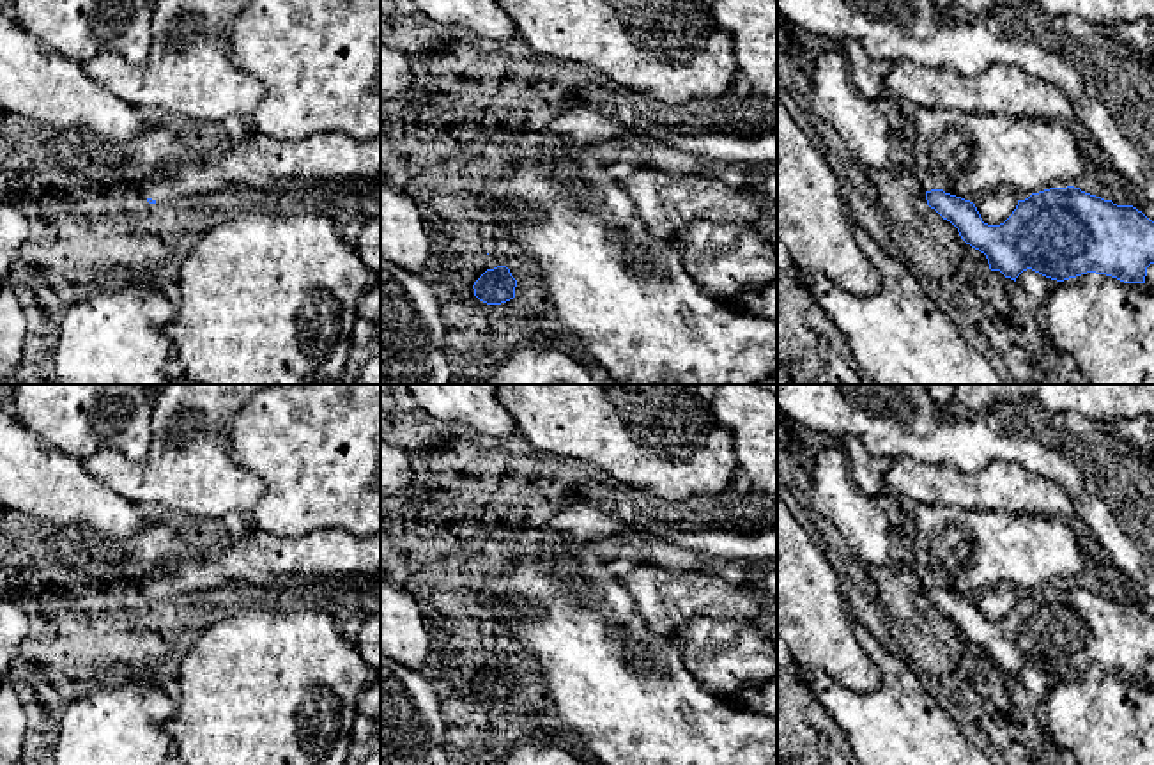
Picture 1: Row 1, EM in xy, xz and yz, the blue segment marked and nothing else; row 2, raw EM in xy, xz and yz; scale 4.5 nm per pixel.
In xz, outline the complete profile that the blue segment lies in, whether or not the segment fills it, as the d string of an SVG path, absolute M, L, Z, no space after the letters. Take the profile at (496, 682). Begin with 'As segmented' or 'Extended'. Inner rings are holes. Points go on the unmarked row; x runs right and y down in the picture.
As segmented. M506 662L487 666L473 682L474 692L487 701L501 701L515 694L517 676Z

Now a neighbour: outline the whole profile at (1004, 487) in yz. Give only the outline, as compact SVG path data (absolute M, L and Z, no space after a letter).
M904 455L890 460L885 489L894 498L908 496L919 505L1030 514L1074 522L1073 501L1058 483L1012 462L966 473Z

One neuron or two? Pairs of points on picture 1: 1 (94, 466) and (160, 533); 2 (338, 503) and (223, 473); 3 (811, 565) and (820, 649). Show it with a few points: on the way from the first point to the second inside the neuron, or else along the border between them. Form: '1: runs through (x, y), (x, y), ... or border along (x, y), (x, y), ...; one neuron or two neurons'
1: border along (92, 477), (137, 505); two neurons
2: border along (234, 454), (262, 484), (262, 494), (246, 510); two neurons
3: runs through (815, 587), (816, 627); one neuron

